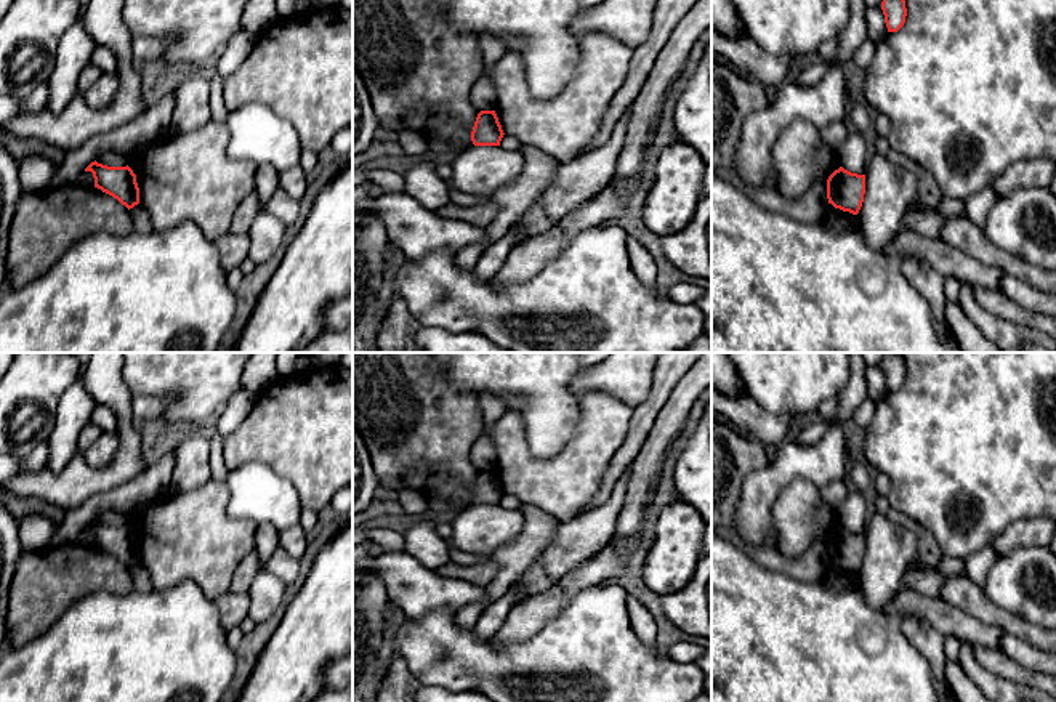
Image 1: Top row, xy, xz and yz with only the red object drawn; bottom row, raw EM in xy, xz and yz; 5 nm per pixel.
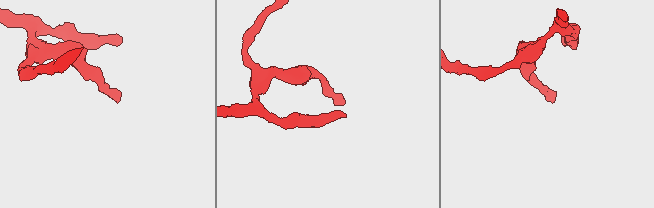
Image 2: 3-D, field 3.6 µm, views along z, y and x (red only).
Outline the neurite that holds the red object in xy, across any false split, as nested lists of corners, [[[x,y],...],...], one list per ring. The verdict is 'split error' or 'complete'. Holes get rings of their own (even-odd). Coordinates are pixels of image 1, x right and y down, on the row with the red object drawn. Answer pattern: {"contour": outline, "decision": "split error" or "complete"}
{"contour": [[[91,162],[85,171],[91,171],[95,178],[95,188],[117,199],[128,210],[139,204],[139,188],[136,175],[127,167],[107,167]]], "decision": "complete"}

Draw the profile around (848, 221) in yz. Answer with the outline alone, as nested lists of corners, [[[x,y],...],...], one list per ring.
[[[846,212],[841,216],[824,215],[824,218],[820,220],[822,226],[825,226],[827,229],[835,231],[835,232],[854,231],[854,229],[857,229],[857,223],[859,223],[857,215],[852,215],[849,212]]]

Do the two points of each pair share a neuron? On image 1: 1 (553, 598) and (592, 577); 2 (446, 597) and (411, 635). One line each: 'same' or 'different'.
1: same
2: different

